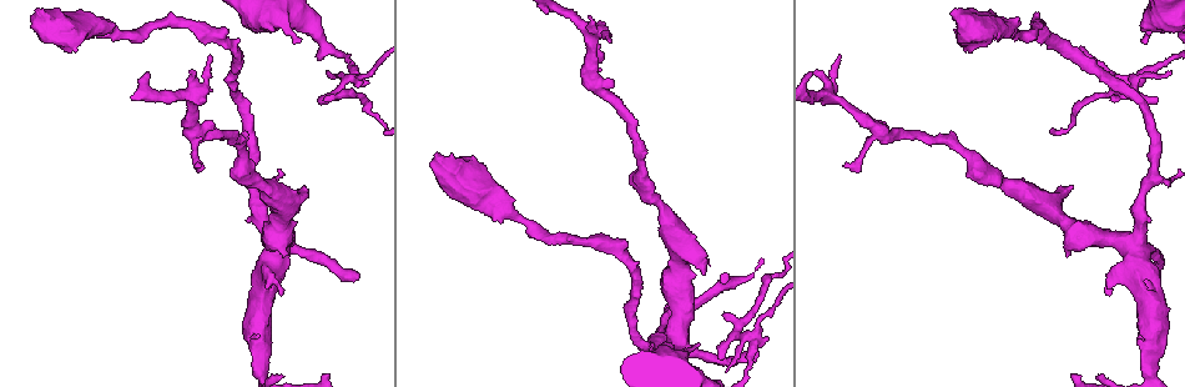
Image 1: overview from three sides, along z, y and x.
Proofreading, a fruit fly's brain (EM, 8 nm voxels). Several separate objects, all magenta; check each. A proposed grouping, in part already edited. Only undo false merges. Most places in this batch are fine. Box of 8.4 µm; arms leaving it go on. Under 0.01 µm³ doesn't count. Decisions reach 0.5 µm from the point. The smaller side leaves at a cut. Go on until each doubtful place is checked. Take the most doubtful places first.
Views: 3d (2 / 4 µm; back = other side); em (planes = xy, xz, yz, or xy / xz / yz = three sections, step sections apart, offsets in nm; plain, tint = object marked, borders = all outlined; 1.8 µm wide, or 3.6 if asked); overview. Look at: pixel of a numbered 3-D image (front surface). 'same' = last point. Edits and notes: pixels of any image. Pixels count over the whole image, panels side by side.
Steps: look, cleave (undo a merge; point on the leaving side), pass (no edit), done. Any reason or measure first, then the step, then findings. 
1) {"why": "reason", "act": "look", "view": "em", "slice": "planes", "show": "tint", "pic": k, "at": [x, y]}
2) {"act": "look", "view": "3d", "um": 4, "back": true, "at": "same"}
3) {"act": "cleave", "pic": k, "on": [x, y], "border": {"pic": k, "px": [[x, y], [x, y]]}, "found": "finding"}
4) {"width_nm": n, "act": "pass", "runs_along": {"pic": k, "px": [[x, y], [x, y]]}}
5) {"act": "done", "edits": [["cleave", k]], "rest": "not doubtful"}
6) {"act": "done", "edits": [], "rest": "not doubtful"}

{"why": "thin neck", "act": "look", "view": "3d", "um": 2, "pic": 1, "at": [754, 341]}

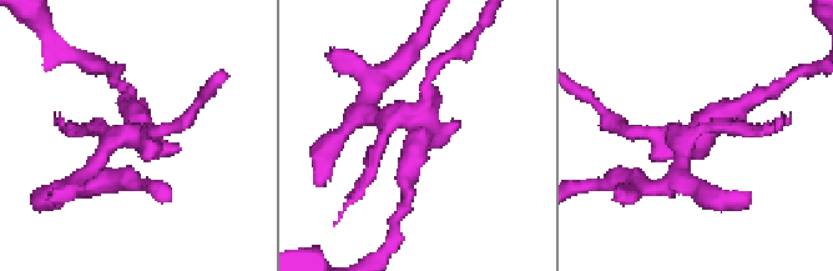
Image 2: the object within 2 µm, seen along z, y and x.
{"act": "look", "view": "em", "slice": "planes", "show": "tint", "pic": 2, "at": [697, 131]}

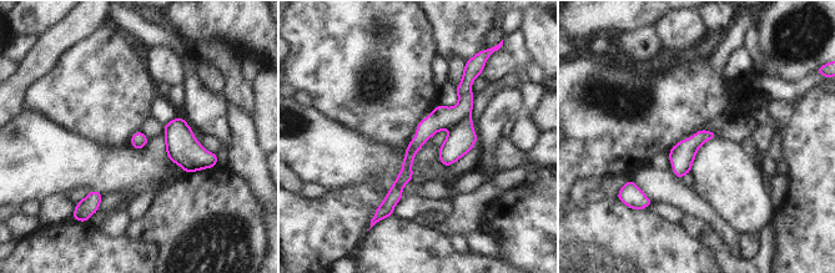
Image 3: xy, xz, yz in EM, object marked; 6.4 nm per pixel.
{"act": "cleave", "pic": 3, "on": [441, 117], "part_leaving": {"pic": 3, "px": [[466, 82], [464, 102], [415, 145], [385, 206]]}, "found": "a second cell is stuck on"}

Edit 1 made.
{"act": "look", "view": "overview"}

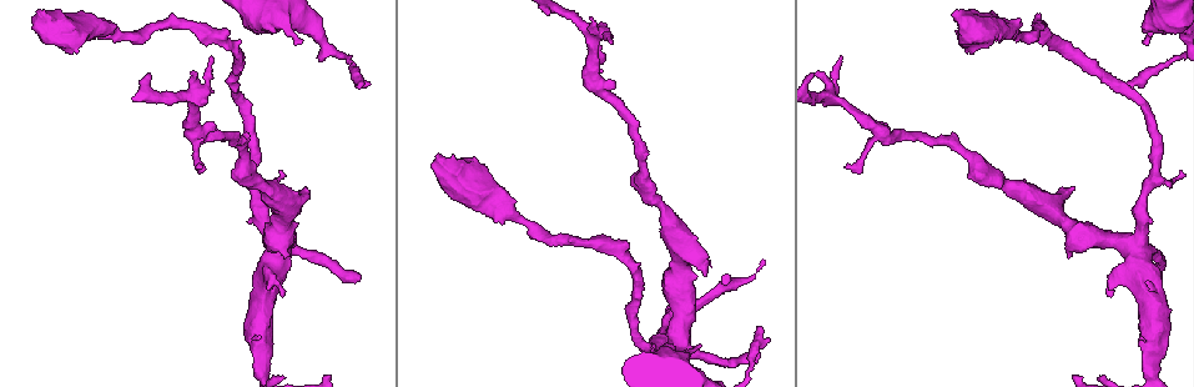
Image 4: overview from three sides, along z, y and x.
{"why": "thick turns thin", "act": "look", "view": "em", "um": 3.6, "slice": "yz", "step": 4, "show": "tint", "pic": 4, "at": [1132, 243]}

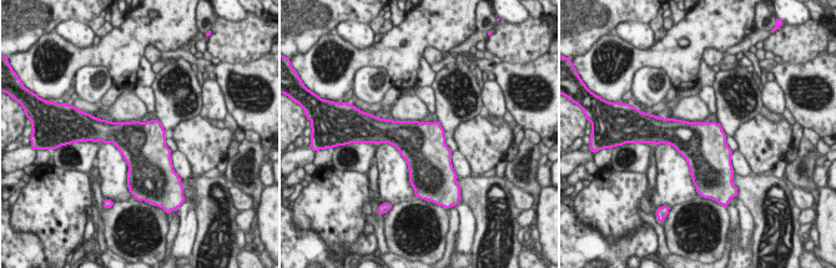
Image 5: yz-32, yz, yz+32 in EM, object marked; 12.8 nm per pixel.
{"why": "another direction", "act": "look", "view": "em", "um": 3.6, "slice": "planes", "show": "tint", "at": "same"}

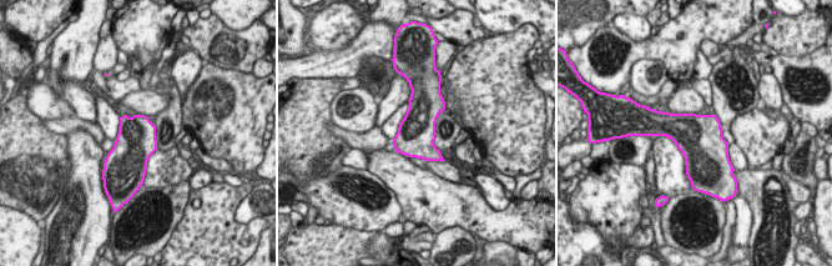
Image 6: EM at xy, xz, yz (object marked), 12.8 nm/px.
{"act": "pass", "found": "all the same cell"}

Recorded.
{"why": "a fork", "act": "look", "view": "3d", "um": 4, "pic": 4, "at": [1156, 351]}

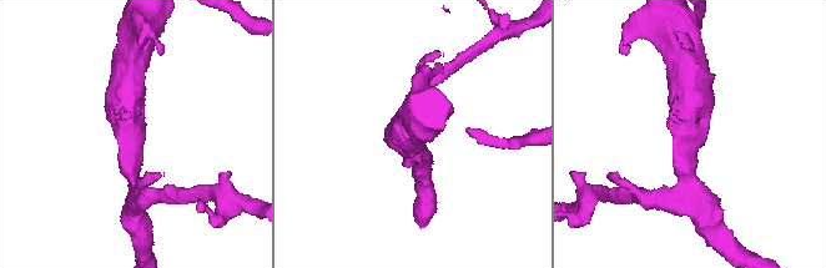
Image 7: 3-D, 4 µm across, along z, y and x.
{"act": "look", "view": "em", "slice": "planes", "show": "tint", "pic": 7, "at": [691, 139]}

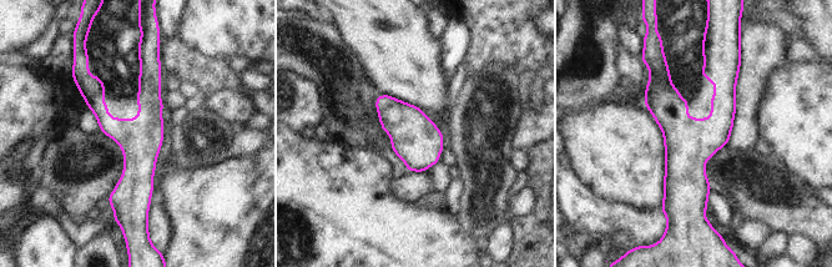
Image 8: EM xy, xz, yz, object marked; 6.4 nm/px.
{"width_nm": 280, "act": "pass", "runs_along": {"pic": 8, "px": [[150, 64], [130, 212]]}, "found": "continuous, no second cell"}

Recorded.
{"why": "arms part here", "act": "look", "view": "3d", "um": 2, "pic": 4, "at": [269, 300]}

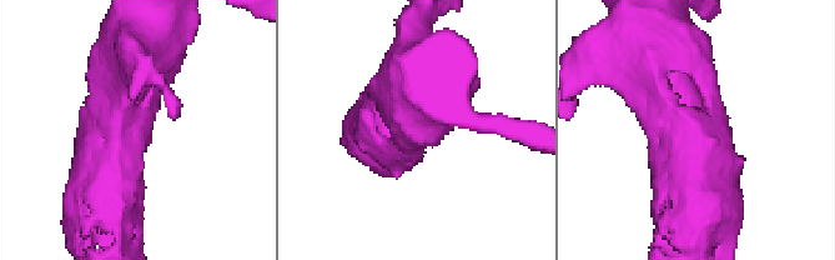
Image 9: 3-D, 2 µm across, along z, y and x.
{"act": "look", "view": "em", "slice": "planes", "show": "borders", "pic": 9, "at": [711, 128]}

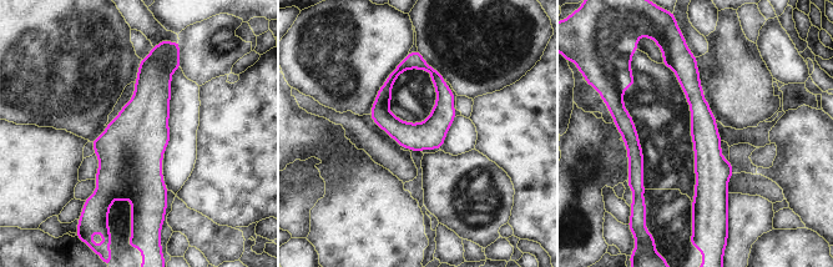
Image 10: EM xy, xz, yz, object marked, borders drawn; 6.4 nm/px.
{"act": "pass", "runs_along": {"pic": 10, "px": [[683, 56], [706, 137], [703, 205]]}, "found": "all the same cell"}

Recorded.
{"why": "abrupt turn", "act": "look", "view": "em", "slice": "yz", "step": 8, "show": "tint", "pic": 4, "at": [833, 95]}

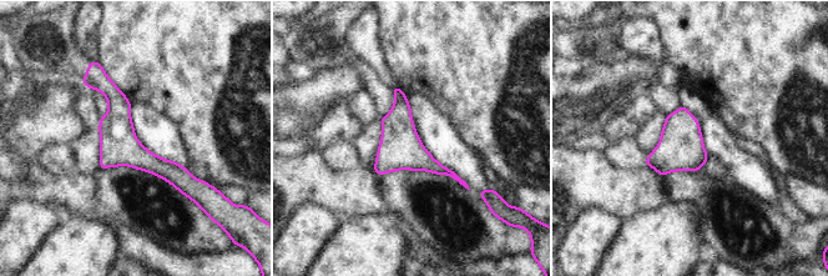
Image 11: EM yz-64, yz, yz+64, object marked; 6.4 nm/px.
{"why": "another direction", "act": "look", "view": "em", "slice": "planes", "show": "borders", "at": "same"}

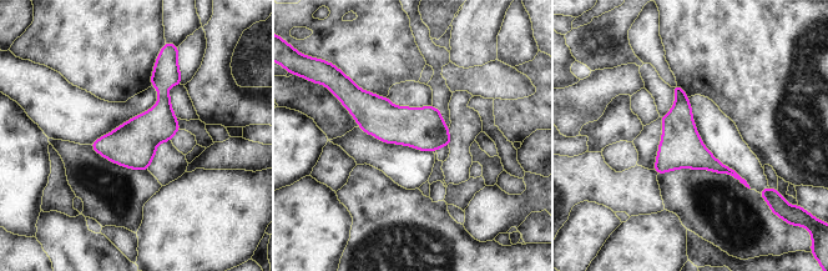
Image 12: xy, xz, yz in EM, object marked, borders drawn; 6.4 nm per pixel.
{"act": "pass", "found": "one cell here"}

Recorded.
{"act": "done", "edits": [["cleave", 3]], "rest": "not doubtful"}

